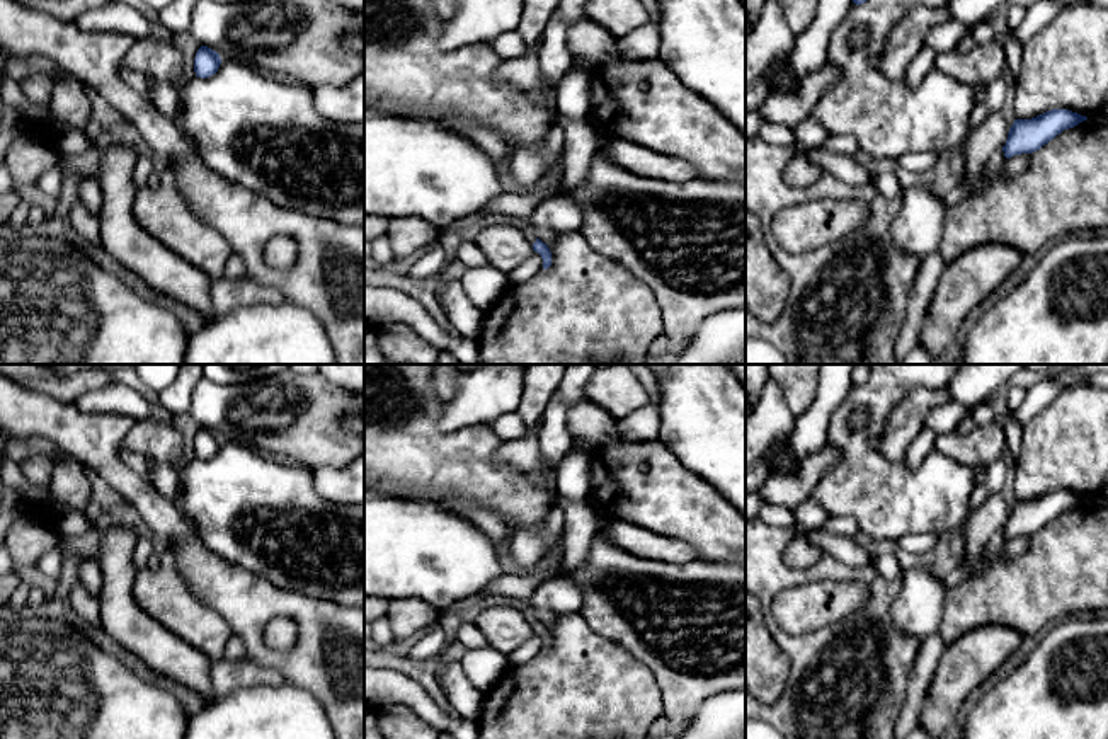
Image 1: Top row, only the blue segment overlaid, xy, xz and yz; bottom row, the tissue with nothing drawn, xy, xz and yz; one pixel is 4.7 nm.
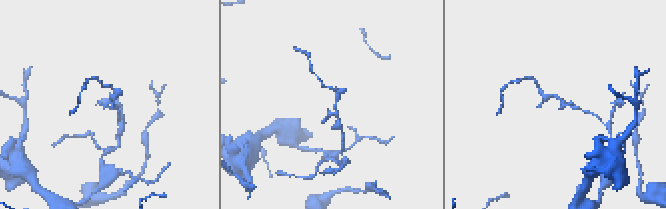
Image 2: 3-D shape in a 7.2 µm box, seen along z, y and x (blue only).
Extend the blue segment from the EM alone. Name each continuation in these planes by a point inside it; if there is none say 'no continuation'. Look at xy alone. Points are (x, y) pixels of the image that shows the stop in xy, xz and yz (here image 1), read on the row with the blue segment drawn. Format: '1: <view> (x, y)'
no continuation

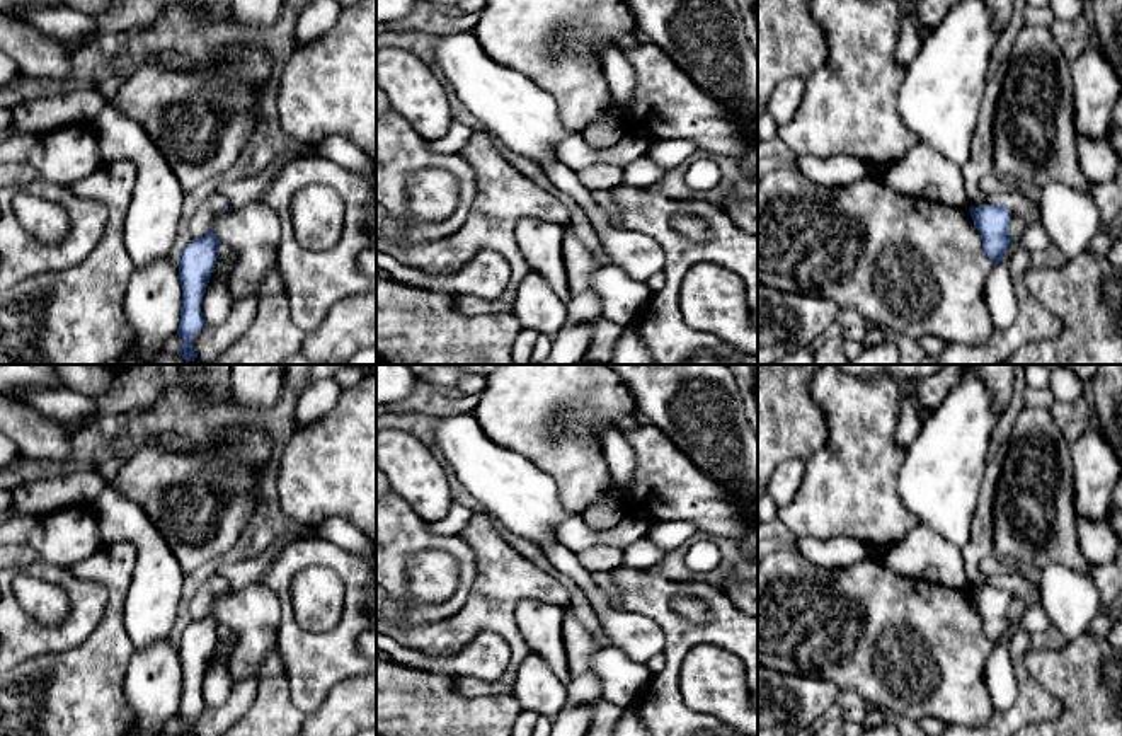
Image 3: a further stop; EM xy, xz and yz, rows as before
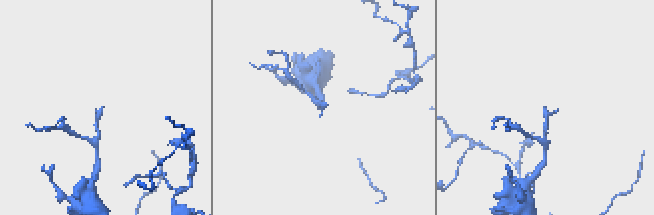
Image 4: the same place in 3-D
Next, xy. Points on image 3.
no continuation

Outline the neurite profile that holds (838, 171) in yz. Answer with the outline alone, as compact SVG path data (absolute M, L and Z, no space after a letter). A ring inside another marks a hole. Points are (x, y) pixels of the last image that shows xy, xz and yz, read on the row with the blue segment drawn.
M843 153L827 158L812 155L797 157L795 167L824 187L850 186L870 174L862 160Z

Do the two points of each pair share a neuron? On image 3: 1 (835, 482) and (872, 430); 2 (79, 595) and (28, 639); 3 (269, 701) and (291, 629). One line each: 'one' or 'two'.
1: one
2: one
3: two

